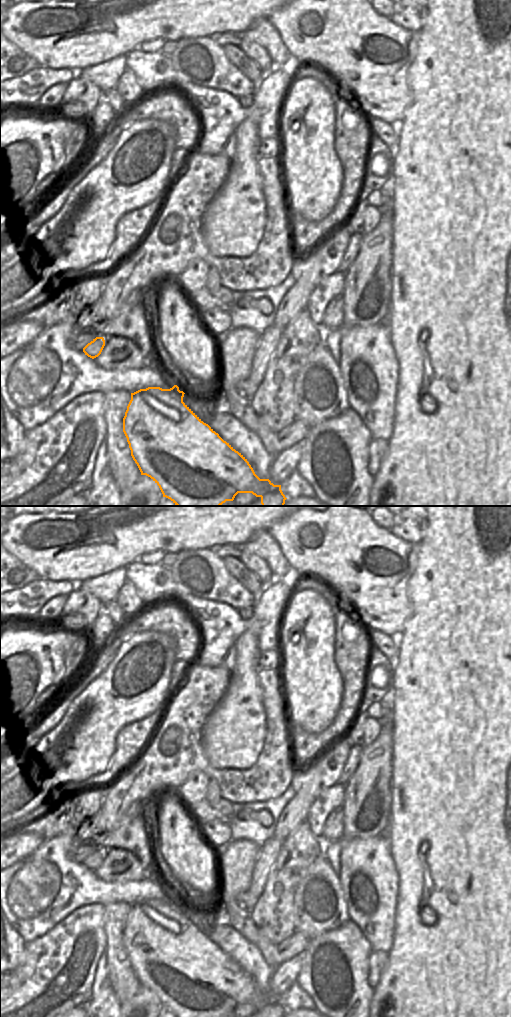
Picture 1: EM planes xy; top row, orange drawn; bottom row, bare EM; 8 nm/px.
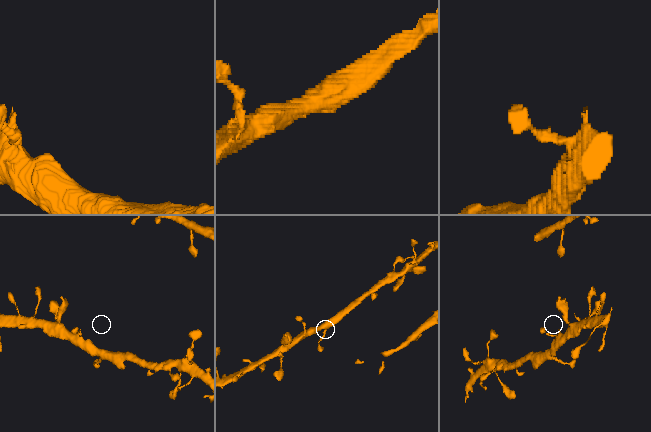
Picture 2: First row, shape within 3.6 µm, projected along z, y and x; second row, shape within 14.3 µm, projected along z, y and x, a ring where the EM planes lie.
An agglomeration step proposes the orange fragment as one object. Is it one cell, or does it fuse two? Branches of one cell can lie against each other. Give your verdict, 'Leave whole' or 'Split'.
Leave whole

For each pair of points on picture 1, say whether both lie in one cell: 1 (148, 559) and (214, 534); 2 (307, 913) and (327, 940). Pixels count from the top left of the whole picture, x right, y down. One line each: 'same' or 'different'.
1: different
2: different

